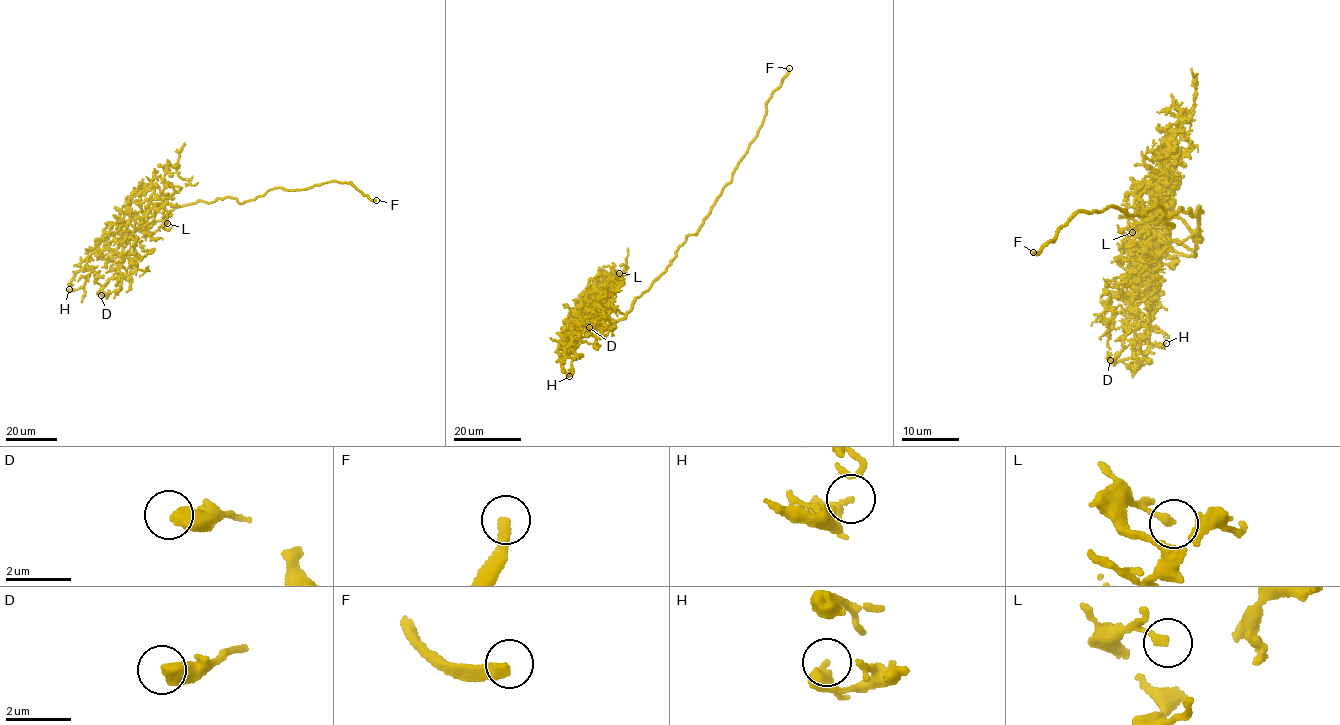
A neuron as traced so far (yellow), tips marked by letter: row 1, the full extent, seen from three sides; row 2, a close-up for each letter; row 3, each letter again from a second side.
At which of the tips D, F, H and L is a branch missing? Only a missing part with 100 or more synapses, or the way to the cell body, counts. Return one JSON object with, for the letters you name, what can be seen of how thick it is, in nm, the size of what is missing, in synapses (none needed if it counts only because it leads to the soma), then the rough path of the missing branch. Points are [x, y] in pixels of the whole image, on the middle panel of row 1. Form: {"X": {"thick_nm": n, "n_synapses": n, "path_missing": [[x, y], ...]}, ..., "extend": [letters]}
{"F": {"thick_nm": 320, "path_missing": [[789, 68], [776, 54]]}, "extend": ["F"]}

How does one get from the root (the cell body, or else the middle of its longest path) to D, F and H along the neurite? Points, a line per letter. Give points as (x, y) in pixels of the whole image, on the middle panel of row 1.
D: (660, 276), (609, 330), (594, 316), (593, 331), (616, 327), (589, 327)
F: (660, 276), (688, 235), (697, 234), (732, 179), (761, 126), (767, 100), (789, 68)
H: (660, 276), (606, 335), (579, 331), (575, 338), (560, 341), (573, 341), (568, 347), (577, 354), (569, 376)

